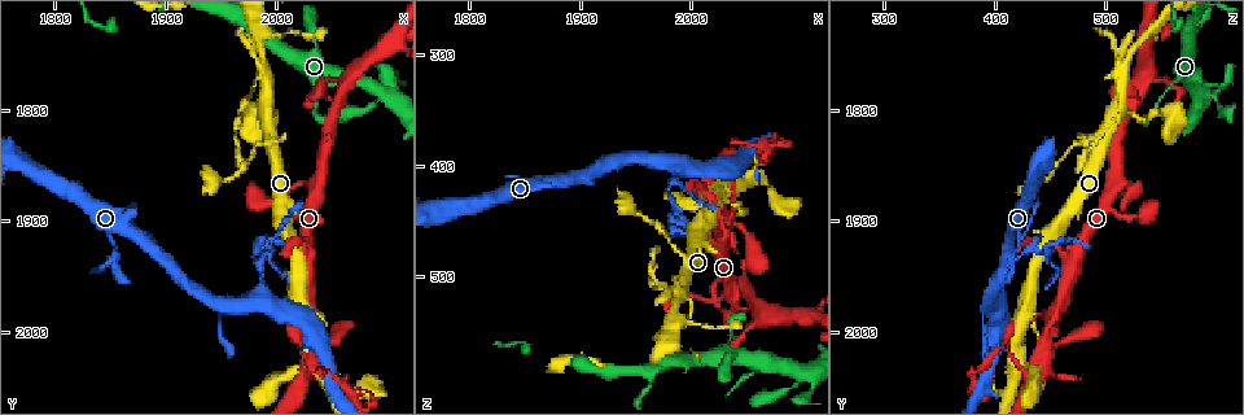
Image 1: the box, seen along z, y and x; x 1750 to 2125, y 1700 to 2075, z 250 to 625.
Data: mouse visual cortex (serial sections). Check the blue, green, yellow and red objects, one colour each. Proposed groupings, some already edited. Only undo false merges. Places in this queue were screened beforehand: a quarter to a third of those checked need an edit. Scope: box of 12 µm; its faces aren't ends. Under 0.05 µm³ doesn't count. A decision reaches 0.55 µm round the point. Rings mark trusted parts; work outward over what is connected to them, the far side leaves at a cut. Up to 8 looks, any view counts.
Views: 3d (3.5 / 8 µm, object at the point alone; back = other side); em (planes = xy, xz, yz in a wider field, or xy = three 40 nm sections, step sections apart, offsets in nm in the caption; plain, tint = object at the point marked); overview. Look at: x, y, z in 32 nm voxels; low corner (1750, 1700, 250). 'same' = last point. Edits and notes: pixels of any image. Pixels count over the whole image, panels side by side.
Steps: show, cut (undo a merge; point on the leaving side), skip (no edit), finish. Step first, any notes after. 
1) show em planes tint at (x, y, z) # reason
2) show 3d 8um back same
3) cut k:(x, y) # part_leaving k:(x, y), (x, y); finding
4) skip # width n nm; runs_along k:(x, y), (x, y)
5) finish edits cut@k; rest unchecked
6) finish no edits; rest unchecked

show 3d 8um at (1986, 1882, 522) # abrupt turn

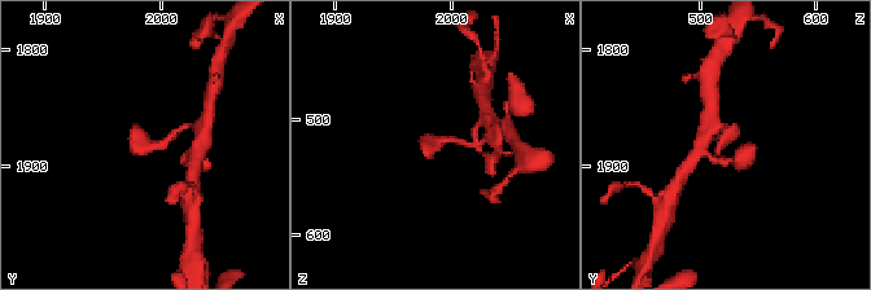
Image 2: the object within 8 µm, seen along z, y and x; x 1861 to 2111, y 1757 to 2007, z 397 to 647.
show em xy step 2 tint at (1986, 1882, 522) # now the EM

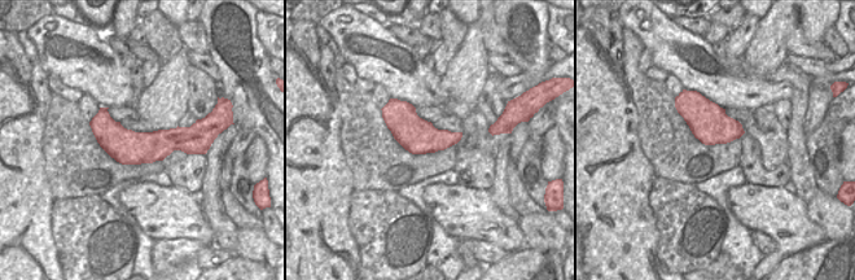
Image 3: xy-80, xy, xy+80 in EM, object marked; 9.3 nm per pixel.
skip # width 340 nm; runs_along 2:(180, 130), (147, 143), (132, 124); one cell here

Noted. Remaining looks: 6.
show 3d 8um at (1996, 1828, 496) # three-way junction

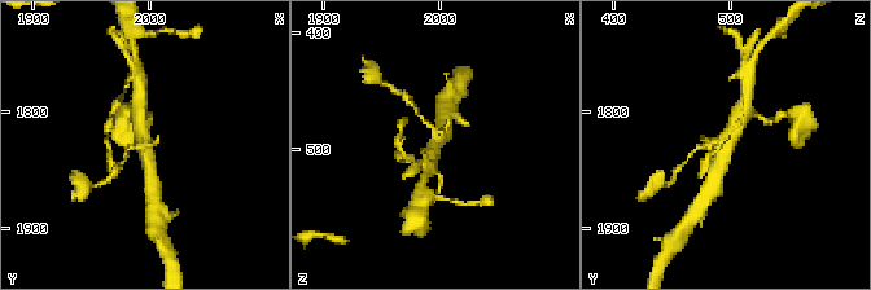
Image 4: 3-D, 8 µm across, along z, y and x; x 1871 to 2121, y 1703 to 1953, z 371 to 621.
show em planes tint at (1996, 1830, 492) # shape alone is not enough

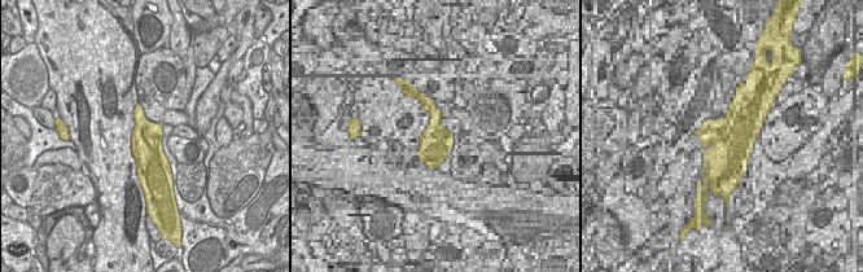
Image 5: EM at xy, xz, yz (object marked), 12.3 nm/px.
skip # runs_along 4:(712, 188), (723, 146), (743, 115); one cell here

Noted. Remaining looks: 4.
show 3d 3.5um at (1988, 1764, 518) # thick turns thin

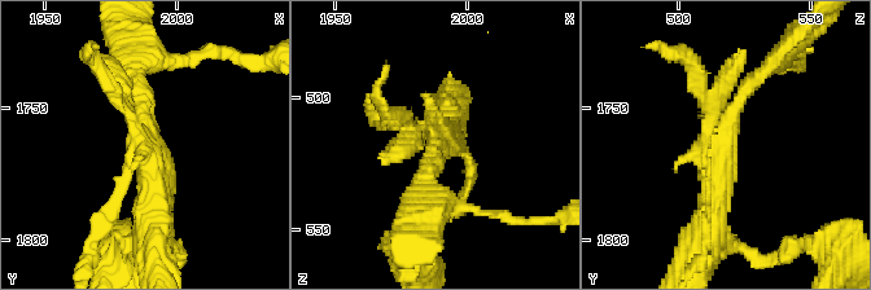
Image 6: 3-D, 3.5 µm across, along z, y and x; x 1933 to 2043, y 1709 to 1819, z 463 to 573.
cut 6:(108, 211) # part_leaving 6:(128, 184), (100, 211), (84, 271); two cells meet here

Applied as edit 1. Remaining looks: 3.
show overview

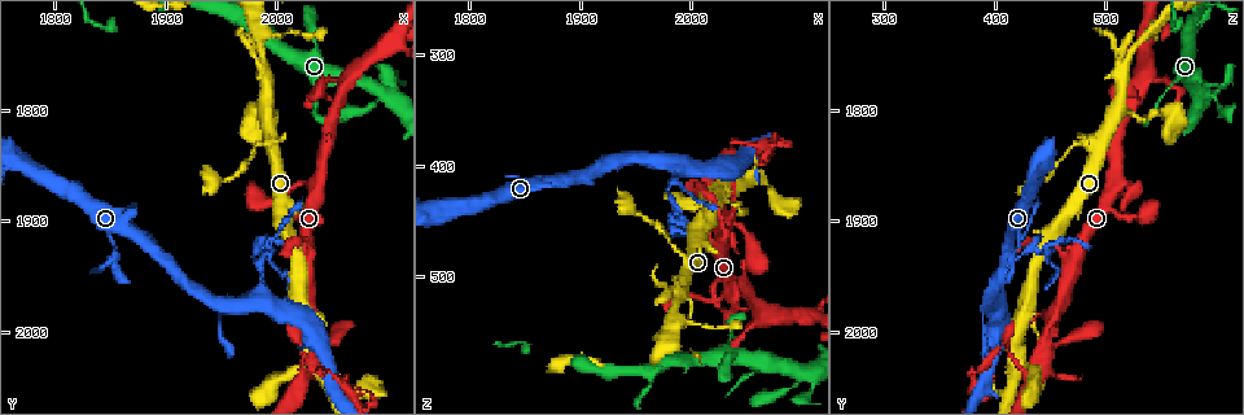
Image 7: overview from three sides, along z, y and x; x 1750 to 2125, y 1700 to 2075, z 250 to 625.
show 3d 8um at (1992, 1976, 398) # side arm on a straight run

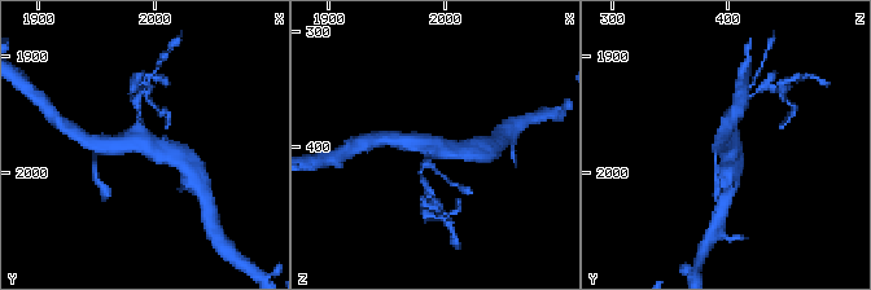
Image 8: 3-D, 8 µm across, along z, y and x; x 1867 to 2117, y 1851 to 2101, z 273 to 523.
show em planes tint at (1992, 1974, 398) # arms 3; arm_widths 150, 400, 400 nm; shape alone is not enough

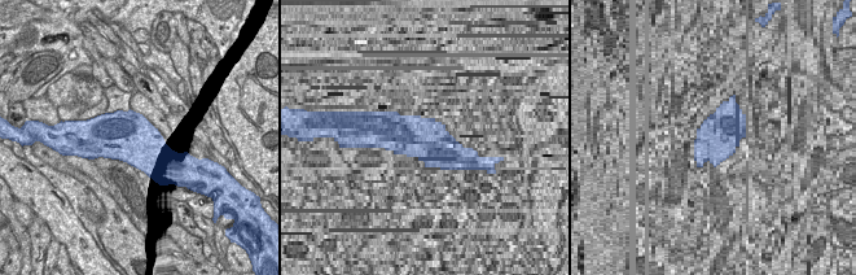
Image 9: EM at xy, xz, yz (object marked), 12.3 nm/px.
skip # runs_along 8:(106, 141), (145, 141), (176, 158); continuous, no second cell

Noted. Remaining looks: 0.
finish edits cut@6; rest unchecked

